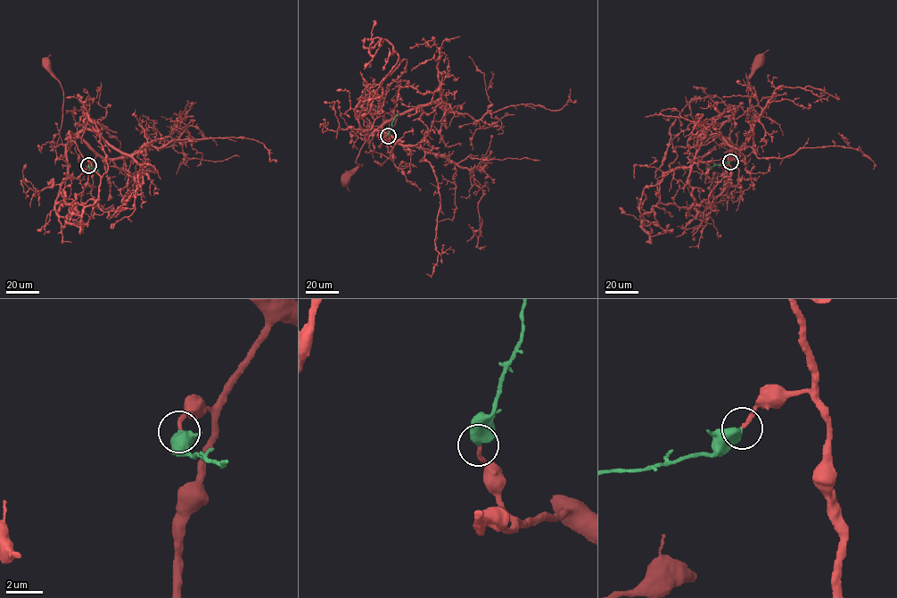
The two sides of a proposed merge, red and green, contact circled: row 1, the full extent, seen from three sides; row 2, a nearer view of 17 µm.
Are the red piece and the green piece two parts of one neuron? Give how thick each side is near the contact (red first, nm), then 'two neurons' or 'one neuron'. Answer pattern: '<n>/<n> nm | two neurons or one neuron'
200/600 nm | one neuron

